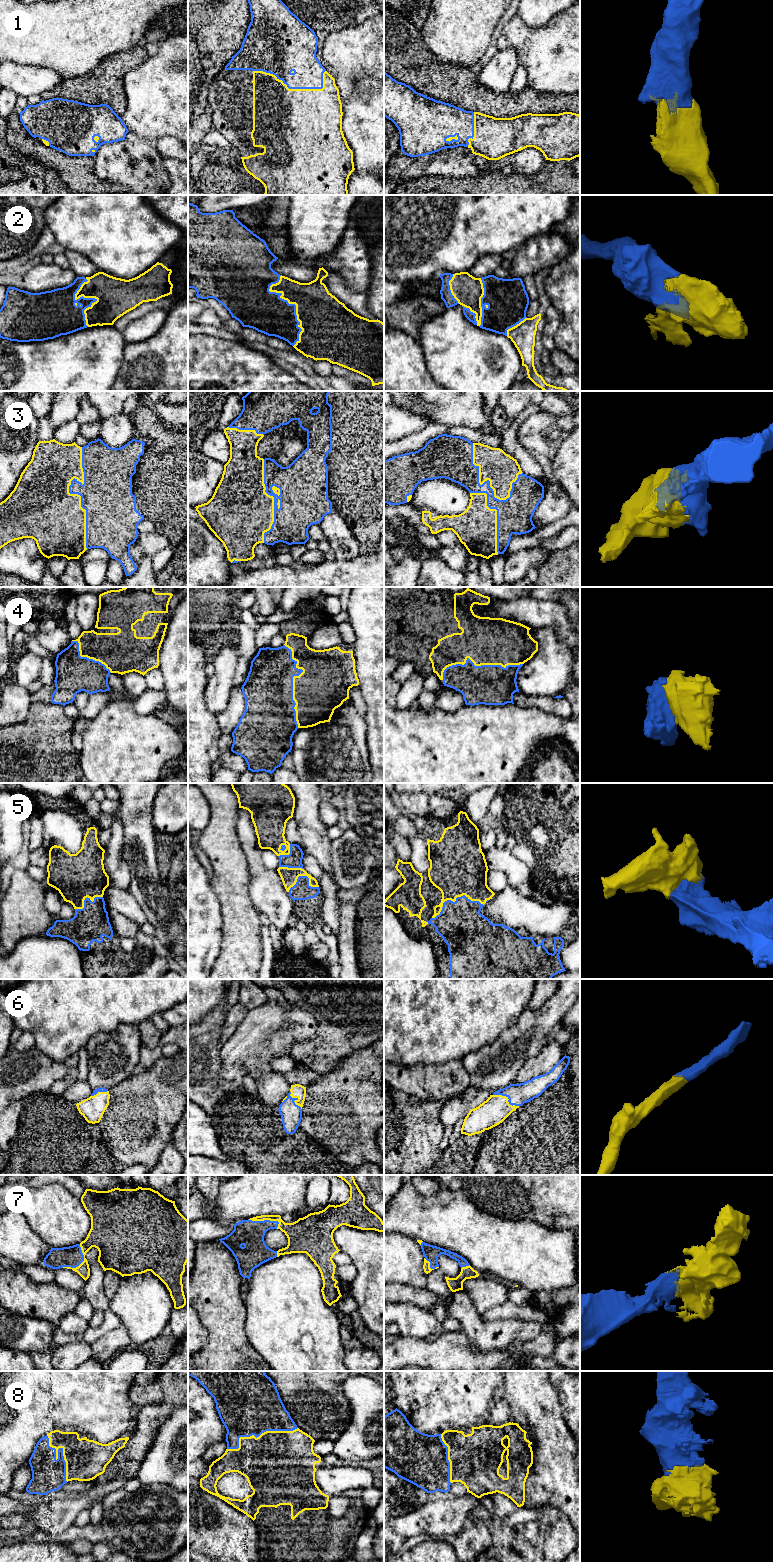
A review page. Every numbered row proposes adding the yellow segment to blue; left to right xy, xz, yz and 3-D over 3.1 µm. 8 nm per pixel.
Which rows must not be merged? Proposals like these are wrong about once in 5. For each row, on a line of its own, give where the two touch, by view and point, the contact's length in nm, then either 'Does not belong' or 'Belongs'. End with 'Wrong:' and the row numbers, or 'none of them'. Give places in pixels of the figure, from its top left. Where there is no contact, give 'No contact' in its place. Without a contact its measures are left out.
1: Touches blue at xz (288, 87). Shared border 600 nm. Belongs
2: Touches blue at xz (292, 304). Shared border 600 nm. Belongs
3: Touches blue at xy (72, 493). Shared border 800 nm. Belongs
4: Touches blue at xz (292, 683). Shared border 700 nm. Belongs
5: Touches blue at yz (456, 900). Shared border 440 nm. Belongs
6: Touches blue at yz (508, 1098). Shared border 240 nm. Belongs
7: Touches blue at xy (80, 1263). Shared border 240 nm. Belongs
8: Touches blue at xz (258, 1436). Shared border 600 nm. Belongs
Wrong: none of them

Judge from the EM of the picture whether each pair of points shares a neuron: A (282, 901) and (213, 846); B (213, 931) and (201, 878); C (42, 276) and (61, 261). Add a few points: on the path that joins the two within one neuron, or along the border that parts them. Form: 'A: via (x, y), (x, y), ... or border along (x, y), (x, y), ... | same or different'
A: border along (244, 853), (248, 865), (250, 900) | different
B: via (202, 918), (200, 891) | same
C: border along (53, 263), (69, 269) | different

